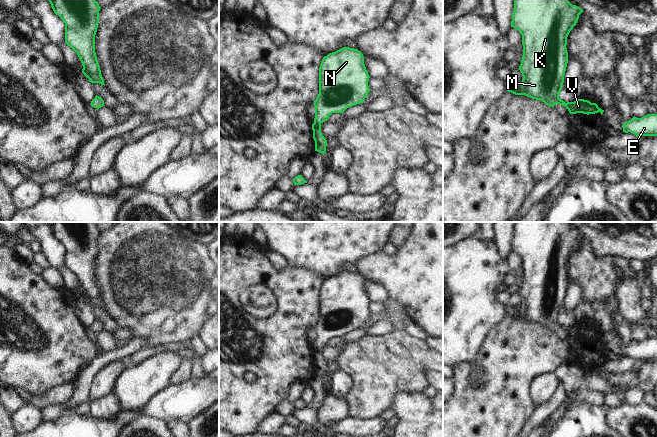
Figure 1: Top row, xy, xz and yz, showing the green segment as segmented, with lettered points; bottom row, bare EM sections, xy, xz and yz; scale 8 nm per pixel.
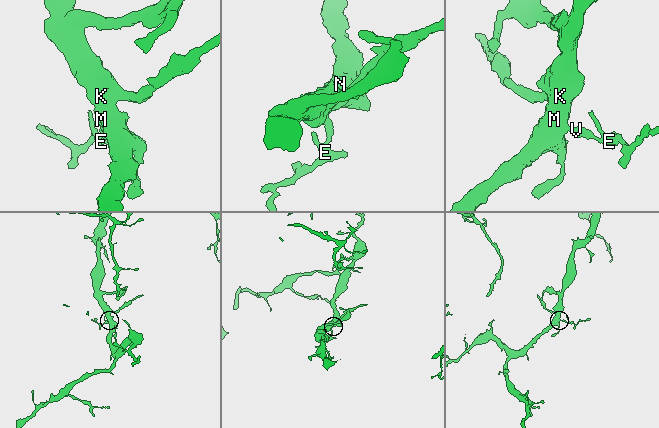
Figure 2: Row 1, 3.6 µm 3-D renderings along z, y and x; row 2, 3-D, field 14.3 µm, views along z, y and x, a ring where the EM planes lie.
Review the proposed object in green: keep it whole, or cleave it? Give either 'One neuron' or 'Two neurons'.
One neuron.

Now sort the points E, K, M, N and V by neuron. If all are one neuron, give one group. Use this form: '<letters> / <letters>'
E K M N V

